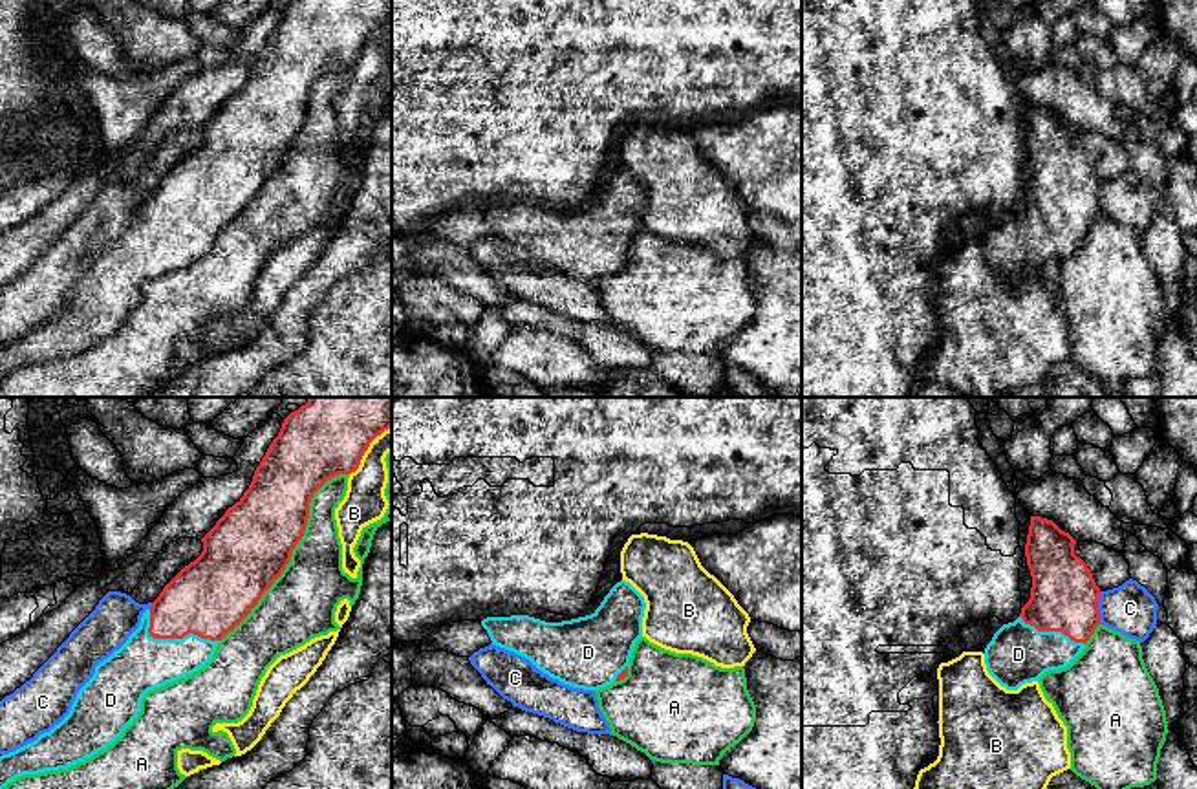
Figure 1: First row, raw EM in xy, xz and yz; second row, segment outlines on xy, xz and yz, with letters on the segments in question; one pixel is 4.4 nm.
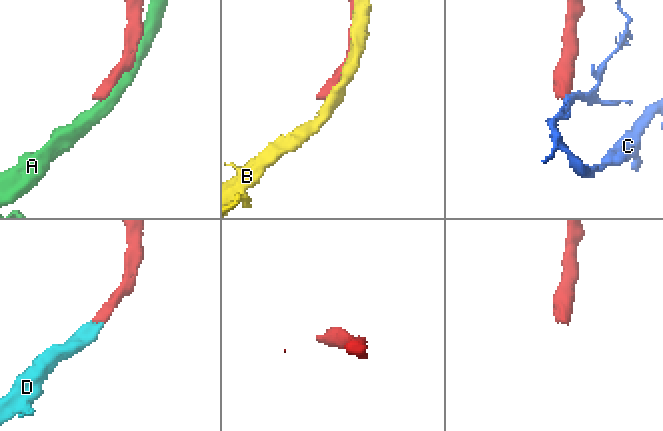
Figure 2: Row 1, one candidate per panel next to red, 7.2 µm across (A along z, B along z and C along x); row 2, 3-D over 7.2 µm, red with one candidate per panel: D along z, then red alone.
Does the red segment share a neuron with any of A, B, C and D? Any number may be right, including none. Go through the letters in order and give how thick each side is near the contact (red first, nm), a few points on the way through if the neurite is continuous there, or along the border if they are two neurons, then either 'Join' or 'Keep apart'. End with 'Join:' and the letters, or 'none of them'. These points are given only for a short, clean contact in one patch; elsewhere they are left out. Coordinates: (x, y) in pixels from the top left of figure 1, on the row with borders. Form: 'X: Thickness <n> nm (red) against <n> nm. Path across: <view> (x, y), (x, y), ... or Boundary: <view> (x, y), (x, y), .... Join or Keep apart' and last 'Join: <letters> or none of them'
A: Thickness 360 nm (red) against 320 nm. Keep apart
B: Thickness 400 nm (red) against 190 nm. Keep apart
C: Thickness 300 nm (red) against 220 nm. Boundary: yz (1102, 592), (1099, 599), (1099, 623). Keep apart
D: Thickness 340 nm (red) against 240 nm. Join
Join: D

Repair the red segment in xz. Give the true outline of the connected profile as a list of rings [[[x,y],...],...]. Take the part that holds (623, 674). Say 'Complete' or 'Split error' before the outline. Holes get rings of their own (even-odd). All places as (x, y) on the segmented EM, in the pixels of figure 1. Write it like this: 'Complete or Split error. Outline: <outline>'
Split error. Outline: [[[617,582],[586,617],[545,622],[529,615],[487,617],[481,626],[492,644],[529,659],[564,685],[598,690],[628,676],[635,643],[642,637],[644,597]]]

